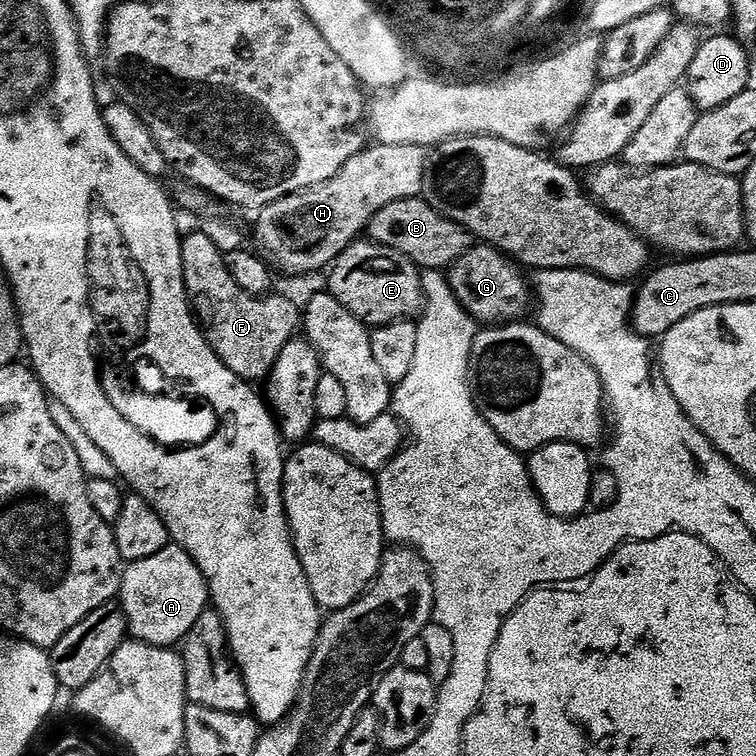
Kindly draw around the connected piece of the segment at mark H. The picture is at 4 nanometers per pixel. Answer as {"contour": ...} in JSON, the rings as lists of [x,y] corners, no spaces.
{"contour":[[[379,142],[373,145],[373,148],[372,145],[365,147],[364,151],[350,158],[330,182],[290,194],[259,209],[257,216],[260,217],[256,220],[259,251],[277,273],[304,276],[319,268],[327,269],[351,244],[356,243],[382,206],[390,206],[390,202],[399,200],[414,200],[423,193],[424,175],[430,159],[425,149]]]}

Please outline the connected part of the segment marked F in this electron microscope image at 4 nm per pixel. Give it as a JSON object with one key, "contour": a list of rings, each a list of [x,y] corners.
{"contour":[[[195,232],[183,237],[180,242],[182,250],[182,270],[184,271],[184,289],[188,291],[188,298],[192,306],[192,311],[208,339],[208,345],[214,350],[214,354],[234,374],[241,376],[243,380],[249,382],[267,381],[268,375],[272,372],[274,362],[278,360],[278,354],[290,343],[291,340],[301,331],[302,312],[292,300],[287,300],[284,296],[269,294],[265,297],[251,296],[230,278],[230,270],[226,270],[224,253],[206,238],[206,234]]]}

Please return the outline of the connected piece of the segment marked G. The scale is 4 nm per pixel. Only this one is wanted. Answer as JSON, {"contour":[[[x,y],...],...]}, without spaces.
{"contour":[[[473,246],[447,269],[448,284],[458,302],[473,320],[484,326],[499,326],[519,321],[530,304],[530,284],[524,281],[521,265],[491,246]]]}

